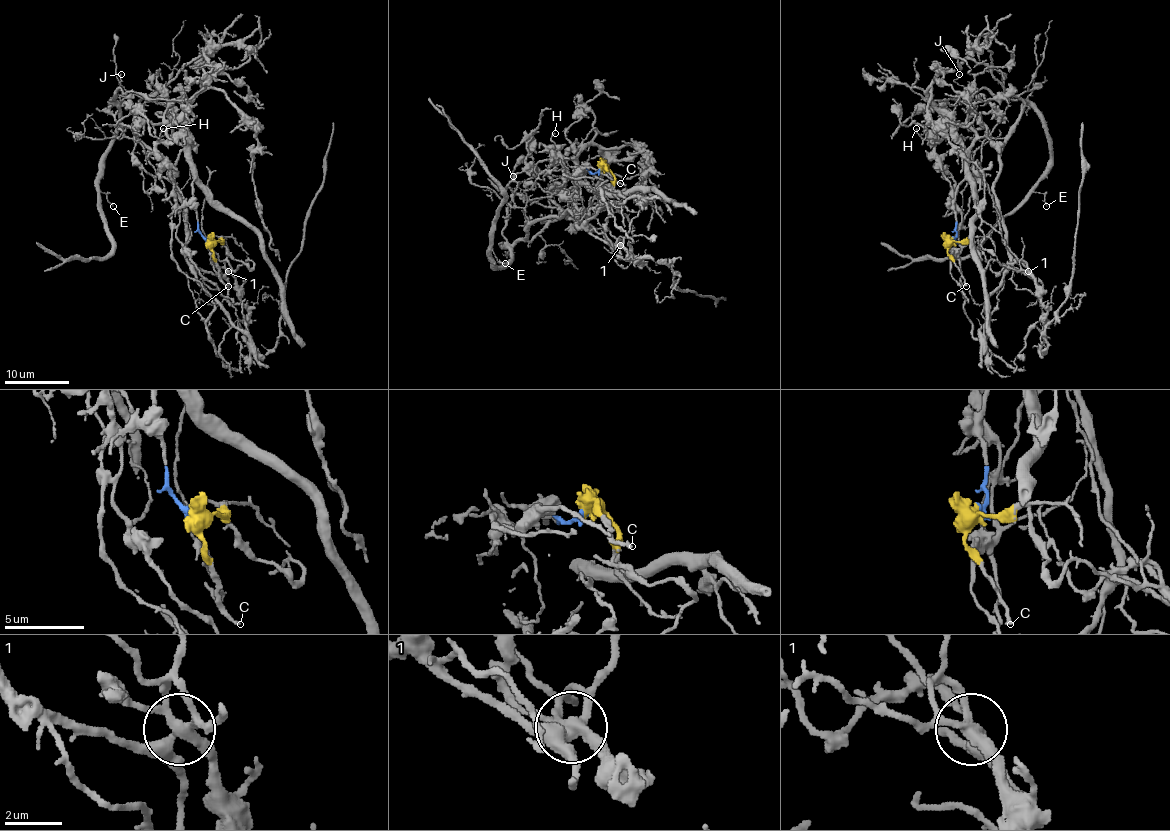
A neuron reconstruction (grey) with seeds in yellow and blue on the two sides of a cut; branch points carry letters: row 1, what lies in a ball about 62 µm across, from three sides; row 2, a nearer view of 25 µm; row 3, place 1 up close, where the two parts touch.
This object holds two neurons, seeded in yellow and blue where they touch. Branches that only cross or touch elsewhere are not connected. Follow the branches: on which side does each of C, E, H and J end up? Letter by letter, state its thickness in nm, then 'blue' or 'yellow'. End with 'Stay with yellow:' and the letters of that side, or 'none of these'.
C: 200 nm | yellow
E: 100 nm | yellow
H: 150 nm | blue
J: 110 nm | yellow
Stay with yellow: C, E, J

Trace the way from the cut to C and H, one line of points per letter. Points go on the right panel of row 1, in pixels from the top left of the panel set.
C: (952, 240), (948, 258), (966, 285)
H: (952, 240), (957, 230), (955, 189), (965, 176), (965, 149), (945, 116), (939, 141), (922, 137), (916, 128)

